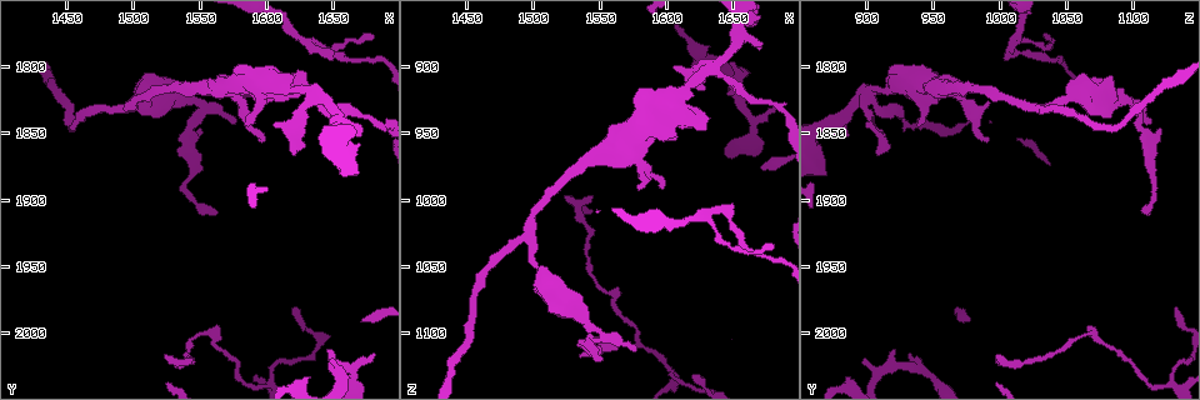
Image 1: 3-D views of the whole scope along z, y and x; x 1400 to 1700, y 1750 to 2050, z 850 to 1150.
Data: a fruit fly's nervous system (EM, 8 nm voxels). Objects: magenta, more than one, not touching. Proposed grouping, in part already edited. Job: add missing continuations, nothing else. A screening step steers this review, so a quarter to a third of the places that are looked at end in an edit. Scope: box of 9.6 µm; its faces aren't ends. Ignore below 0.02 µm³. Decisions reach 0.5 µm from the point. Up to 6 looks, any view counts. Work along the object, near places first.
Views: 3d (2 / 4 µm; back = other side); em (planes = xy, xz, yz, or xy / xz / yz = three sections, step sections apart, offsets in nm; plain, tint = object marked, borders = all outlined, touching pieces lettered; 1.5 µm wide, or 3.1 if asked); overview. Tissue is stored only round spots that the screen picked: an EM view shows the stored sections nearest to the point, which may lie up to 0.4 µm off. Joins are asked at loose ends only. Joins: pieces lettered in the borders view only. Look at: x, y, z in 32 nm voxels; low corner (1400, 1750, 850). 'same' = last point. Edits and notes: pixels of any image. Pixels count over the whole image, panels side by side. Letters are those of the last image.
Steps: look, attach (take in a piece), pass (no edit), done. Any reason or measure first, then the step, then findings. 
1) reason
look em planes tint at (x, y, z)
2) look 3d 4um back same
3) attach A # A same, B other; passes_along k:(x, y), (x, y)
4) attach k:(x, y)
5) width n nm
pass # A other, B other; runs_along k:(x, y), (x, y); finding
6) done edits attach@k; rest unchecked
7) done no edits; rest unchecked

end of a long branch
look em planes borders at (1620, 1982, 1132)

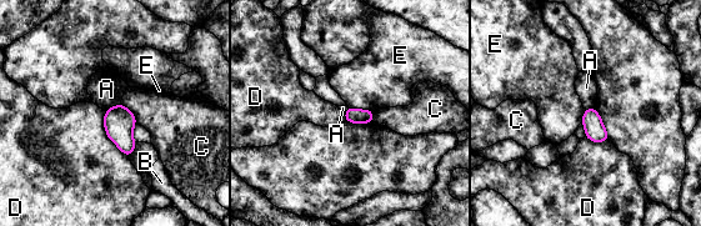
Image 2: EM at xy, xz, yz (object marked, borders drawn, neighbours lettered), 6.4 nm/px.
width 100 nm
pass # A other, B other, C other, D other, E other; border 2:(120, 101), (104, 110); no lettered piece goes on from it

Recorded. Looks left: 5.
long arm stops here
look 3d 2um back at (1524, 2014, 998)

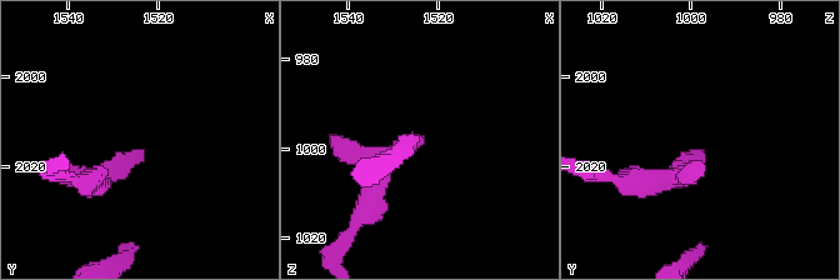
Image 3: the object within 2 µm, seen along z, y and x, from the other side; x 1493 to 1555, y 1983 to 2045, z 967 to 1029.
shape alone is not enough
look em planes tint at (1523, 2016, 997)

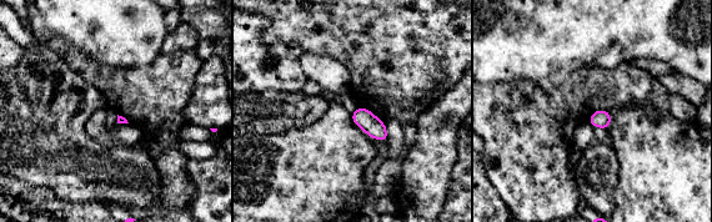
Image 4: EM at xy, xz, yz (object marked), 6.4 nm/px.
look em planes borders same

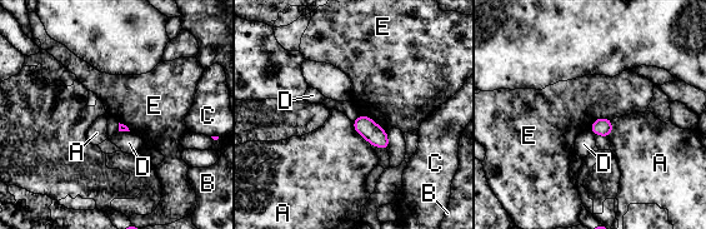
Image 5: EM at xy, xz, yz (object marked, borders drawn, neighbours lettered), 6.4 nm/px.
longest_contact E 220 nm
pass # A other, B other, C other, D other, E other; border 5:(360, 114), (371, 118), (386, 133); none of them fits

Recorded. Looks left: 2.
done no edits; rest unchecked

